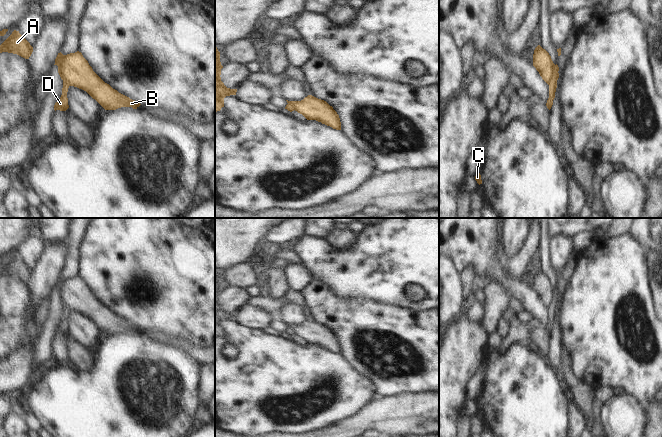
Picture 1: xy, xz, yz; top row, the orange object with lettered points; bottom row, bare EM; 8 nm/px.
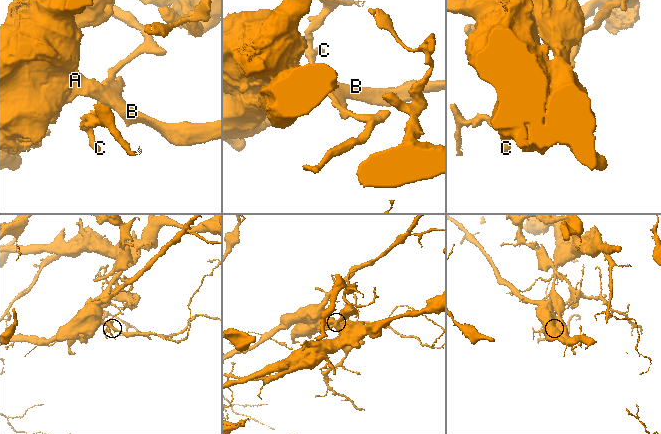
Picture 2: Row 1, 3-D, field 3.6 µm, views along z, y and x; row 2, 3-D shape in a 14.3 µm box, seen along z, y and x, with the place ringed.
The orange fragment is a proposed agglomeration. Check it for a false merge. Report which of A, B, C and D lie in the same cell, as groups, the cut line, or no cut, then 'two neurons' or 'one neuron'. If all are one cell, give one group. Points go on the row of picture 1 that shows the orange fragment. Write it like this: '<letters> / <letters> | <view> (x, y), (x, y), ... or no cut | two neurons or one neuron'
A B / C D | yz (555, 65), (555, 71), (548, 84) | two neurons

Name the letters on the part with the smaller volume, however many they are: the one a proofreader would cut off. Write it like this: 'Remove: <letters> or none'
Remove: C, D

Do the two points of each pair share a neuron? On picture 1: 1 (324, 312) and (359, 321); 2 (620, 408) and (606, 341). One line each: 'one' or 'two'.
1: one
2: two

